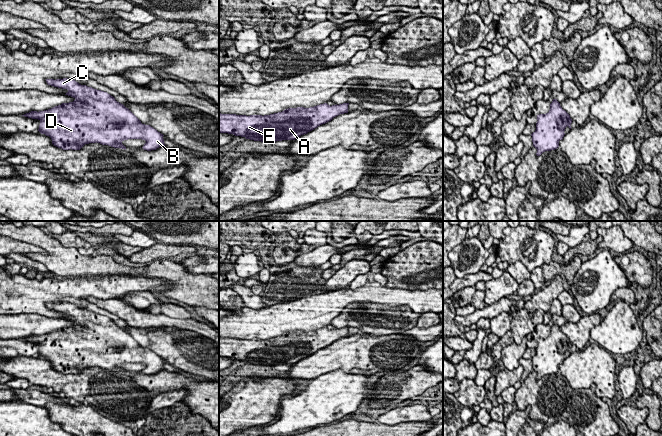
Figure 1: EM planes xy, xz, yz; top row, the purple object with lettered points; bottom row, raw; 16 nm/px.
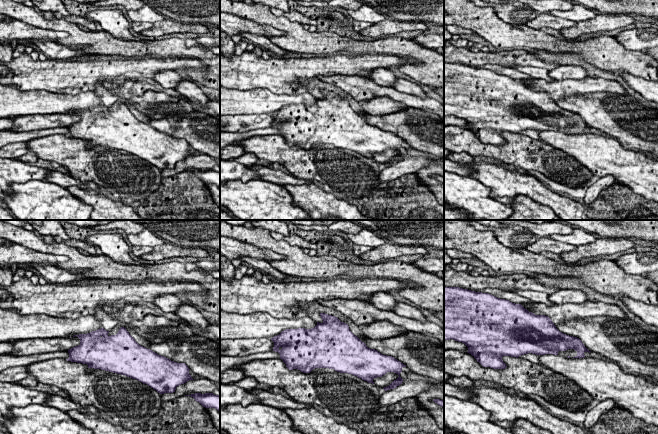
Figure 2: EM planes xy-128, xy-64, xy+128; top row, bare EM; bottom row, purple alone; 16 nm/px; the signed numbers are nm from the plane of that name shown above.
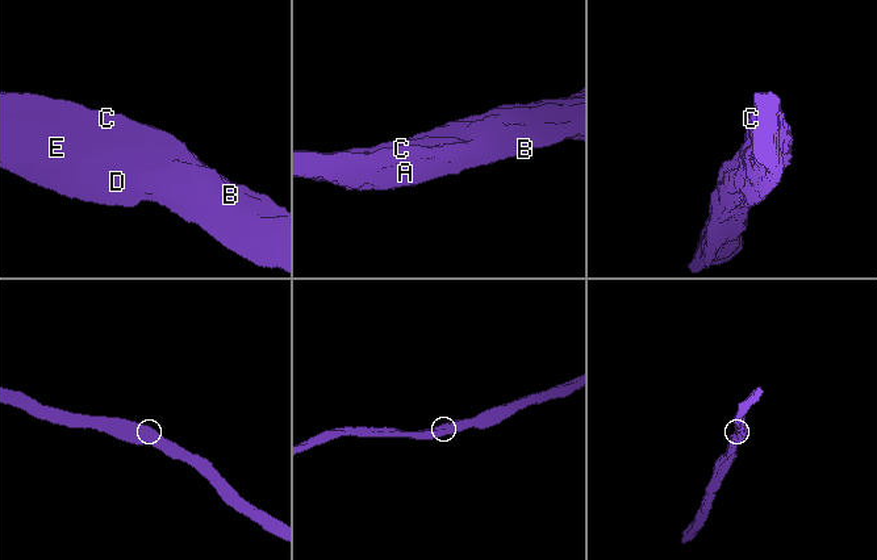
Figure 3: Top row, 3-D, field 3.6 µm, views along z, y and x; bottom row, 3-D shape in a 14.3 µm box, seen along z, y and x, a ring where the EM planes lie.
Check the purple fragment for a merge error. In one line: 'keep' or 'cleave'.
keep

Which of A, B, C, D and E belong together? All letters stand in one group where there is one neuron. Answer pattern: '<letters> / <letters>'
A B C D E

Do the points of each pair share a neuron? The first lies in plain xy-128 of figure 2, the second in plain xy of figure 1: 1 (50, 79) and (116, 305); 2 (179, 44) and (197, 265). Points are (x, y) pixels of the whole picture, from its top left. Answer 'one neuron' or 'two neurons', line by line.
1: two neurons
2: two neurons

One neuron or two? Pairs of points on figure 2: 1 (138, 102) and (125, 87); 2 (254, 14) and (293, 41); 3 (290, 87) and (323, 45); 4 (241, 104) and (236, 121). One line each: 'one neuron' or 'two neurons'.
1: two neurons
2: one neuron
3: two neurons
4: two neurons

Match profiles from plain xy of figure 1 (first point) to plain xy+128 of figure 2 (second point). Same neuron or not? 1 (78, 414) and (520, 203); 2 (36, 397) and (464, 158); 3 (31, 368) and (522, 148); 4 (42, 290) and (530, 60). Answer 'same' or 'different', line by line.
1: different
2: different
3: same
4: same

